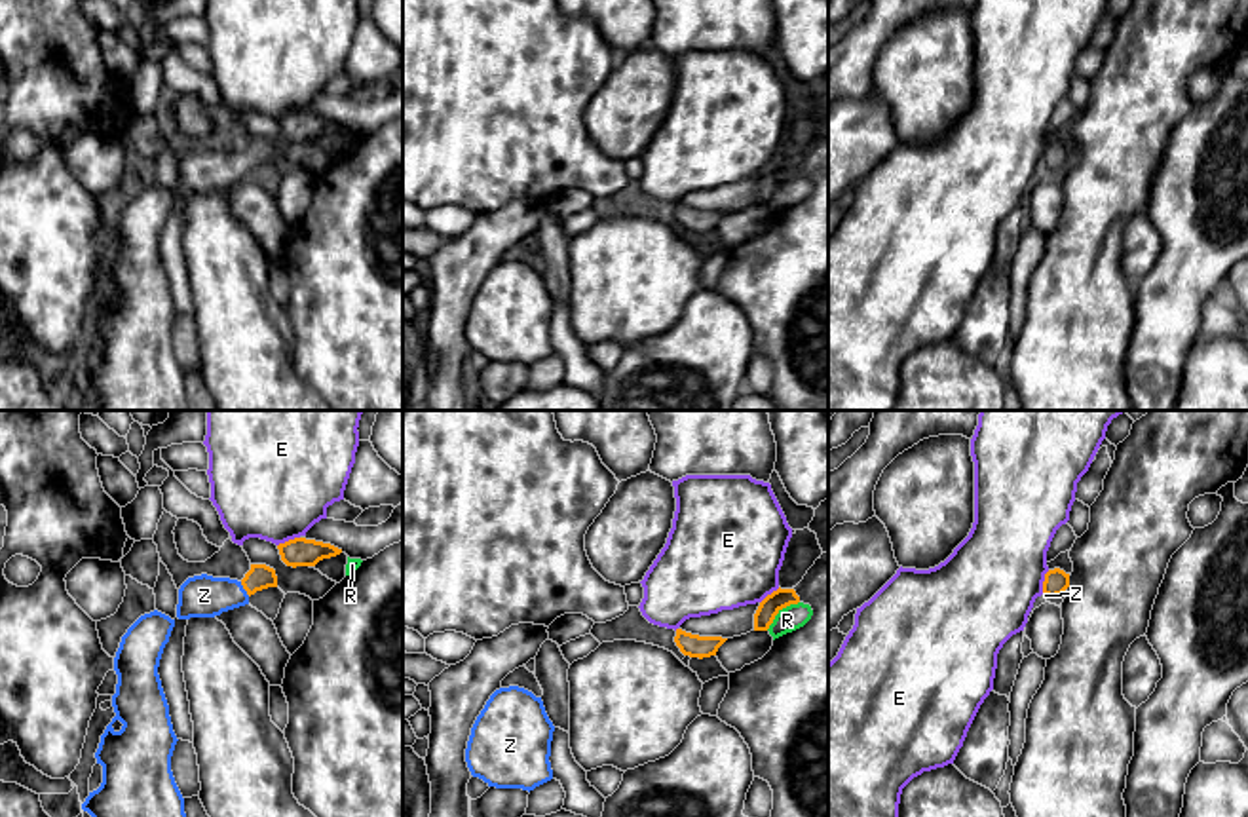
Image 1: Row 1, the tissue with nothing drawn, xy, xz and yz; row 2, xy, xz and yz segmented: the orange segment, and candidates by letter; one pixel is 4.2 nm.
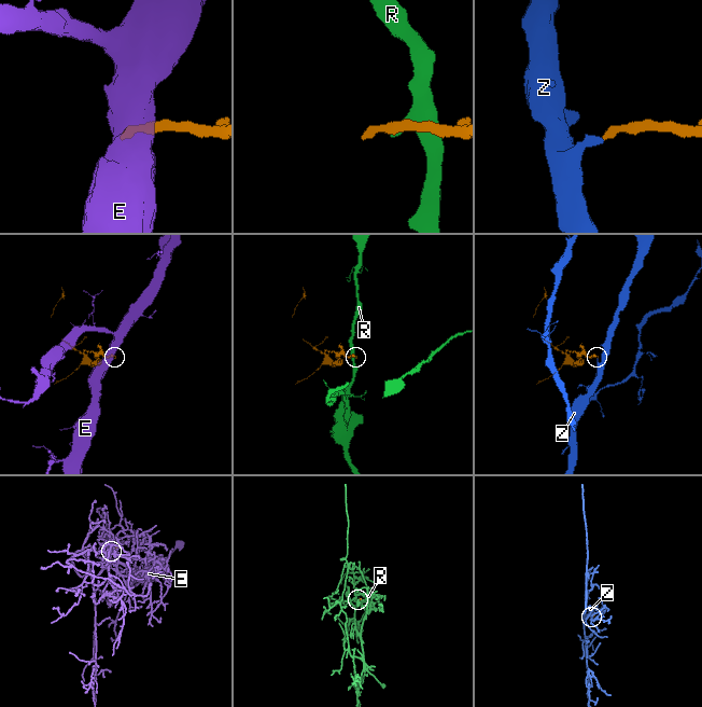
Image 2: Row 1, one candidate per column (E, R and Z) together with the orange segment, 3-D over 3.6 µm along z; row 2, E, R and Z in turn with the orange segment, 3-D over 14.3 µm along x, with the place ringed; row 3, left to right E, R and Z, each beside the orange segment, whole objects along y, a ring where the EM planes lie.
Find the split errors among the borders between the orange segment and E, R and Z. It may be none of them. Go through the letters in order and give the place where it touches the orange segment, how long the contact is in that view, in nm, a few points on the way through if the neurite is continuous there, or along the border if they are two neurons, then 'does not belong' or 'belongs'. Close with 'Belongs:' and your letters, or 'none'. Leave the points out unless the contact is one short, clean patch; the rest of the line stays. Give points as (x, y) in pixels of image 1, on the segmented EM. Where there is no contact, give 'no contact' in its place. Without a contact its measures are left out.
E: contact yz (1043, 582); length 110 nm; does not belong
R: contact xz (777, 612); length 190 nm; does not belong
Z: contact xy (244, 588); length 80 nm; way xy (261, 576), (244, 588), (204, 595); belongs
Belongs: Z

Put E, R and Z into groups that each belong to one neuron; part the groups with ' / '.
E / R / Z

